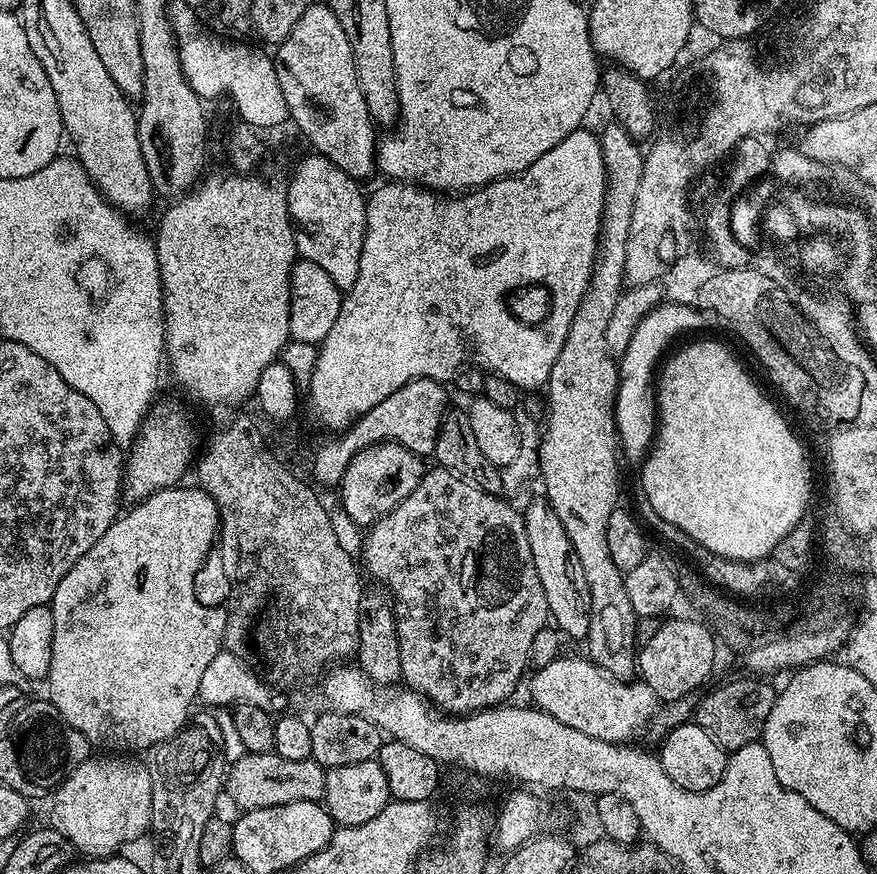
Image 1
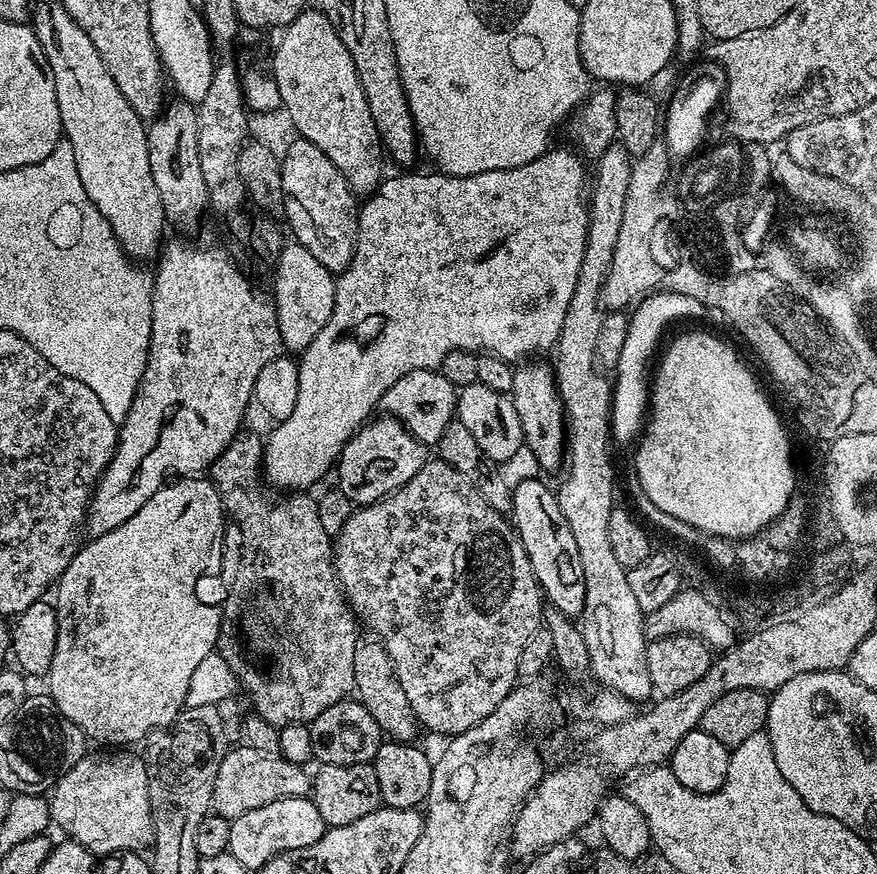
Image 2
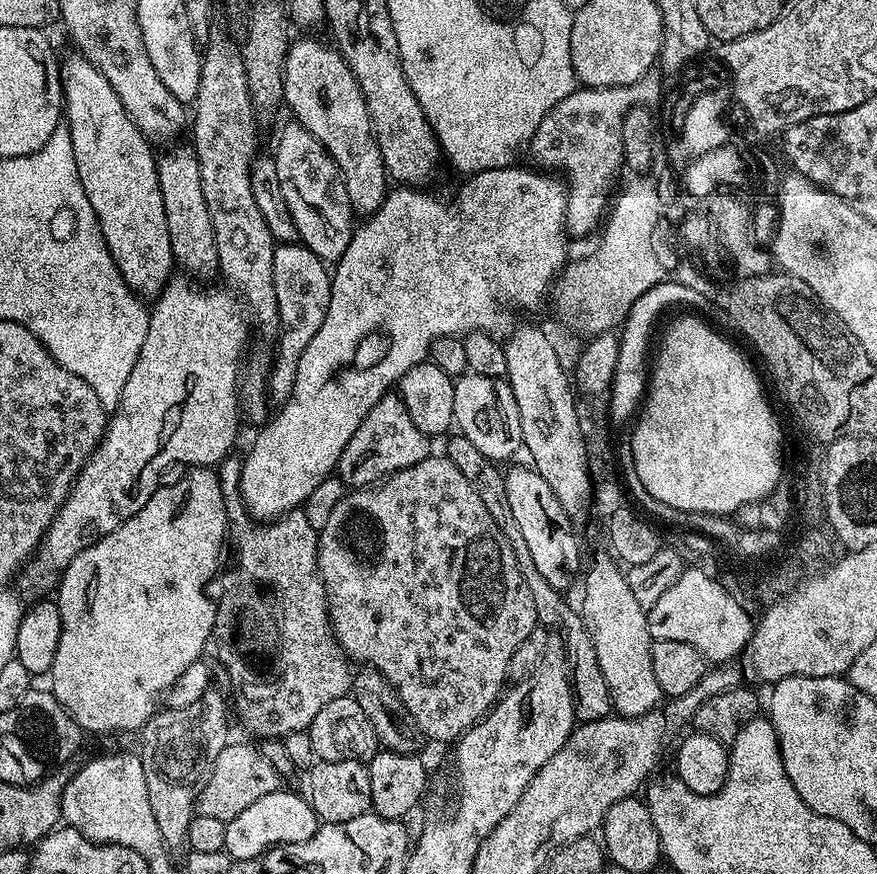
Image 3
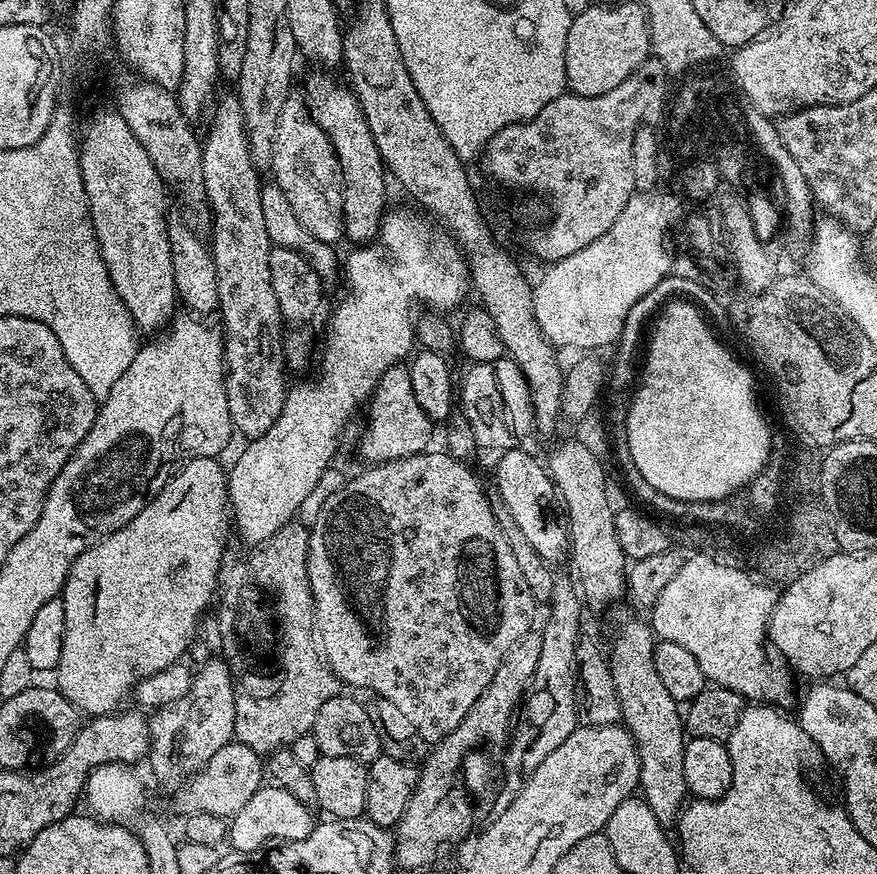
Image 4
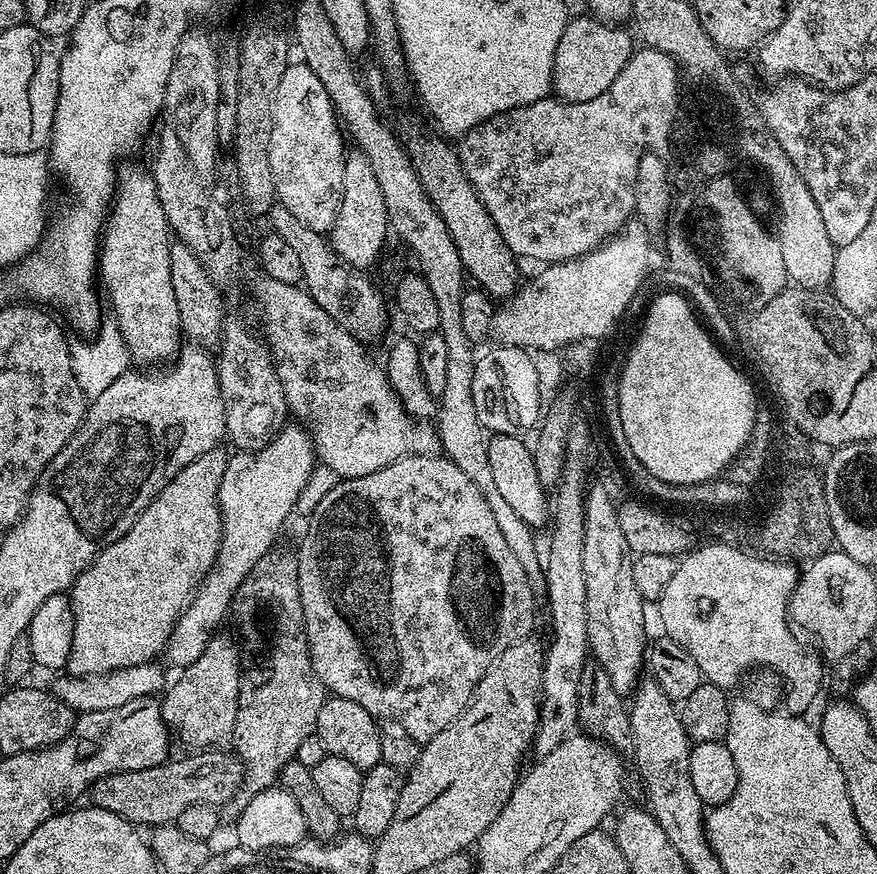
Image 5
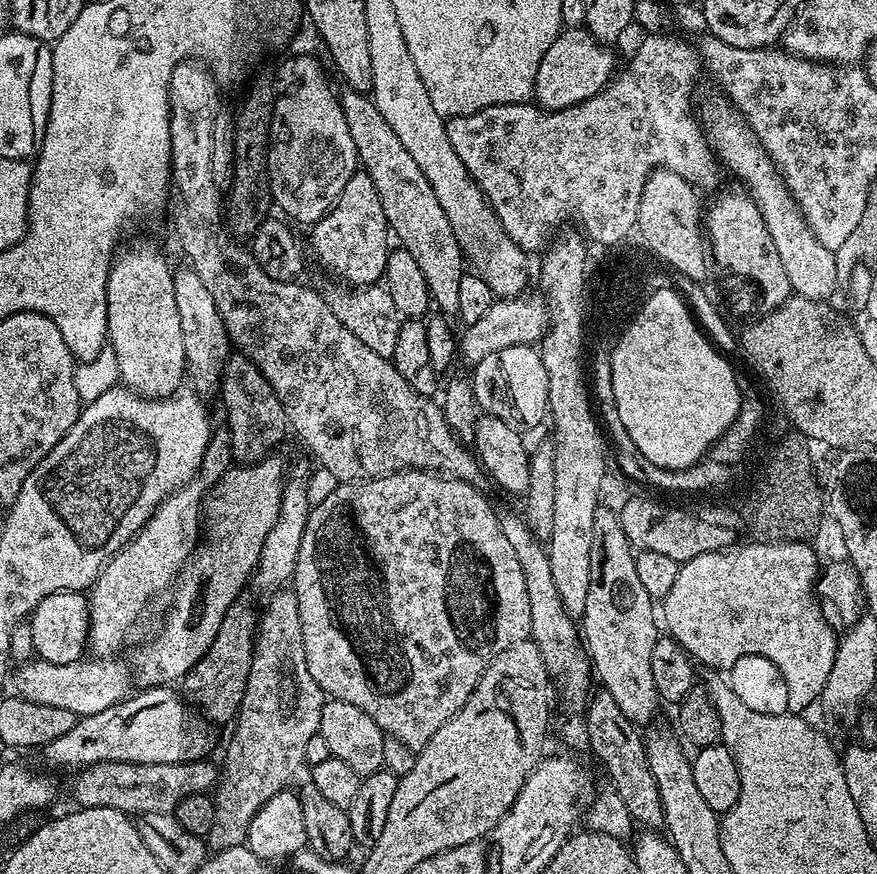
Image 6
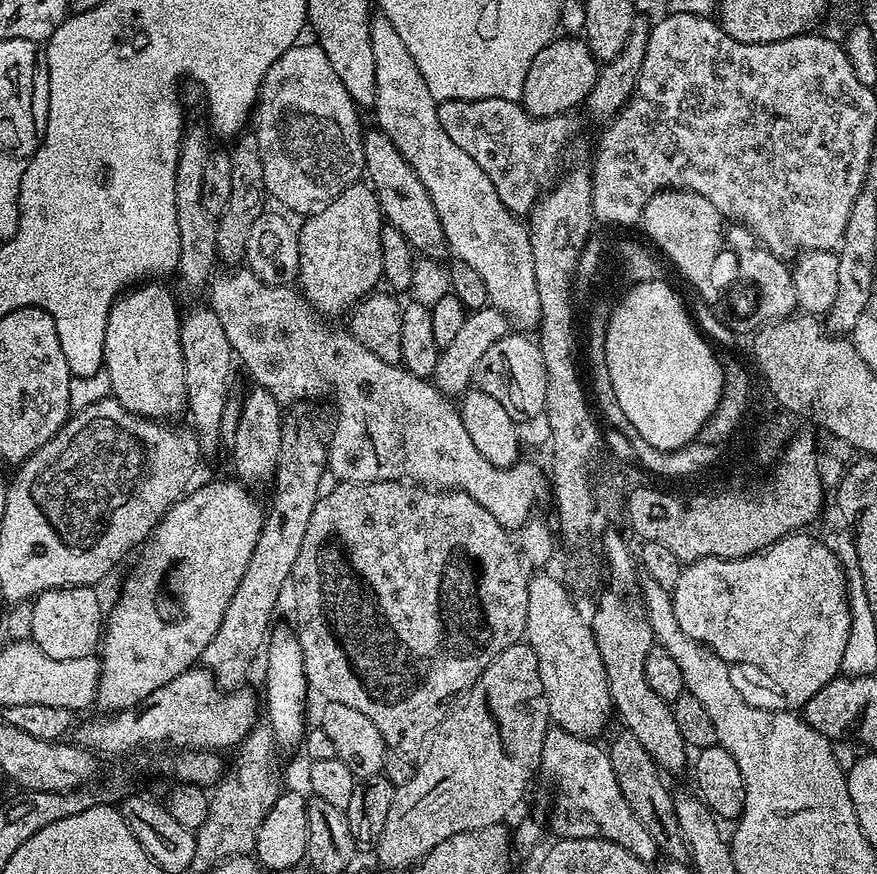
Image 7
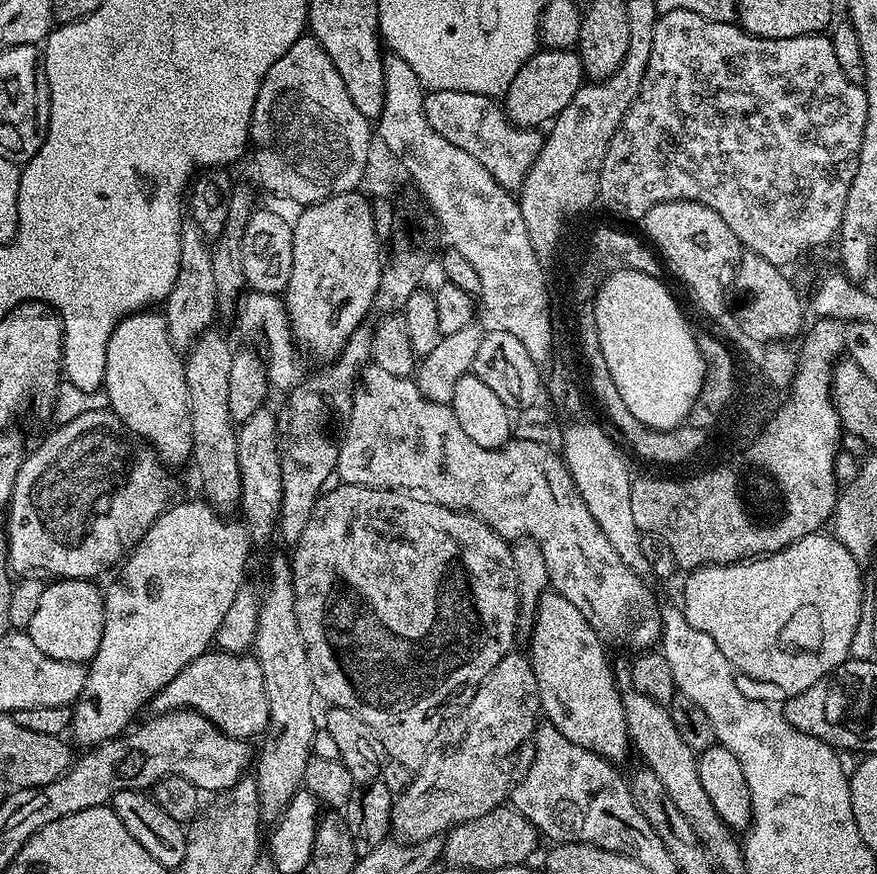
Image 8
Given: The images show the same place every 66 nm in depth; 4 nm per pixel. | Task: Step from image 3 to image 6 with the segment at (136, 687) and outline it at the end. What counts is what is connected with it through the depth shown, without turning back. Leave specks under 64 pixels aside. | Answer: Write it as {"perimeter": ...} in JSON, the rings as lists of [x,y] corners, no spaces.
{"perimeter":[[[226,426],[213,427],[212,437],[208,439],[206,454],[202,454],[200,469],[195,476],[188,480],[177,492],[168,493],[168,497],[156,507],[154,514],[142,526],[142,530],[126,546],[122,546],[108,560],[108,564],[92,583],[88,598],[88,647],[87,651],[96,658],[112,658],[117,655],[123,646],[124,639],[132,632],[136,619],[148,608],[148,603],[155,596],[160,596],[164,591],[173,587],[174,581],[179,577],[182,569],[187,565],[190,557],[198,547],[202,536],[202,505],[204,495],[226,474],[226,470],[234,467],[232,454],[232,435]]]}

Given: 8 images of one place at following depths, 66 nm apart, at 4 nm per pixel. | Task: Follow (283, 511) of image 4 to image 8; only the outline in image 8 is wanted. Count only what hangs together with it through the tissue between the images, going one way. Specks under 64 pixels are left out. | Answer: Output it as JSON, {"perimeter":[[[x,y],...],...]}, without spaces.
{"perimeter":[[[203,498],[184,500],[181,504],[173,503],[152,523],[150,530],[146,530],[146,534],[142,534],[136,547],[128,553],[126,559],[119,565],[118,571],[115,573],[115,575],[117,574],[116,581],[104,592],[102,642],[98,646],[94,658],[87,665],[88,677],[86,678],[83,698],[77,700],[72,708],[70,736],[73,736],[78,743],[84,744],[83,746],[95,746],[121,735],[133,723],[131,720],[143,708],[151,705],[153,698],[166,686],[166,682],[170,682],[170,678],[174,678],[174,674],[178,674],[178,670],[182,670],[182,666],[186,666],[194,658],[198,658],[203,652],[209,651],[213,647],[218,626],[222,626],[222,618],[226,618],[226,610],[230,610],[230,605],[234,603],[234,598],[238,594],[241,584],[245,583],[244,563],[248,560],[248,551],[254,547],[254,541],[247,527],[239,519],[237,519],[238,521],[227,520],[224,516],[227,515],[221,514]]]}

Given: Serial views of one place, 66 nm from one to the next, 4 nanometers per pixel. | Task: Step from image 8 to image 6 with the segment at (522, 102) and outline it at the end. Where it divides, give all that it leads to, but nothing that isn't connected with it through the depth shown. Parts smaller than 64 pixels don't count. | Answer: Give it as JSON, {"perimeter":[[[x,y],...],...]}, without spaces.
{"perimeter":[[[585,27],[564,28],[560,36],[554,38],[550,50],[546,50],[538,66],[534,93],[535,103],[553,112],[581,104],[597,96],[603,88],[608,87],[618,68],[618,63],[616,64],[608,48],[611,47],[593,38]]]}

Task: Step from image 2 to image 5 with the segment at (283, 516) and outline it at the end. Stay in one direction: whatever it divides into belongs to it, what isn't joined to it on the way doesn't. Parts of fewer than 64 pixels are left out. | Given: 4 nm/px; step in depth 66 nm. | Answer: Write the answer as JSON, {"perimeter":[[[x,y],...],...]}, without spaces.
{"perimeter":[[[280,551],[265,554],[254,570],[246,574],[230,609],[231,619],[236,619],[235,635],[240,639],[241,670],[238,714],[230,744],[244,767],[245,797],[271,788],[279,781],[283,768],[295,760],[302,738],[315,733],[318,710],[322,710],[326,699],[324,683],[316,677],[308,652],[296,552]]]}

